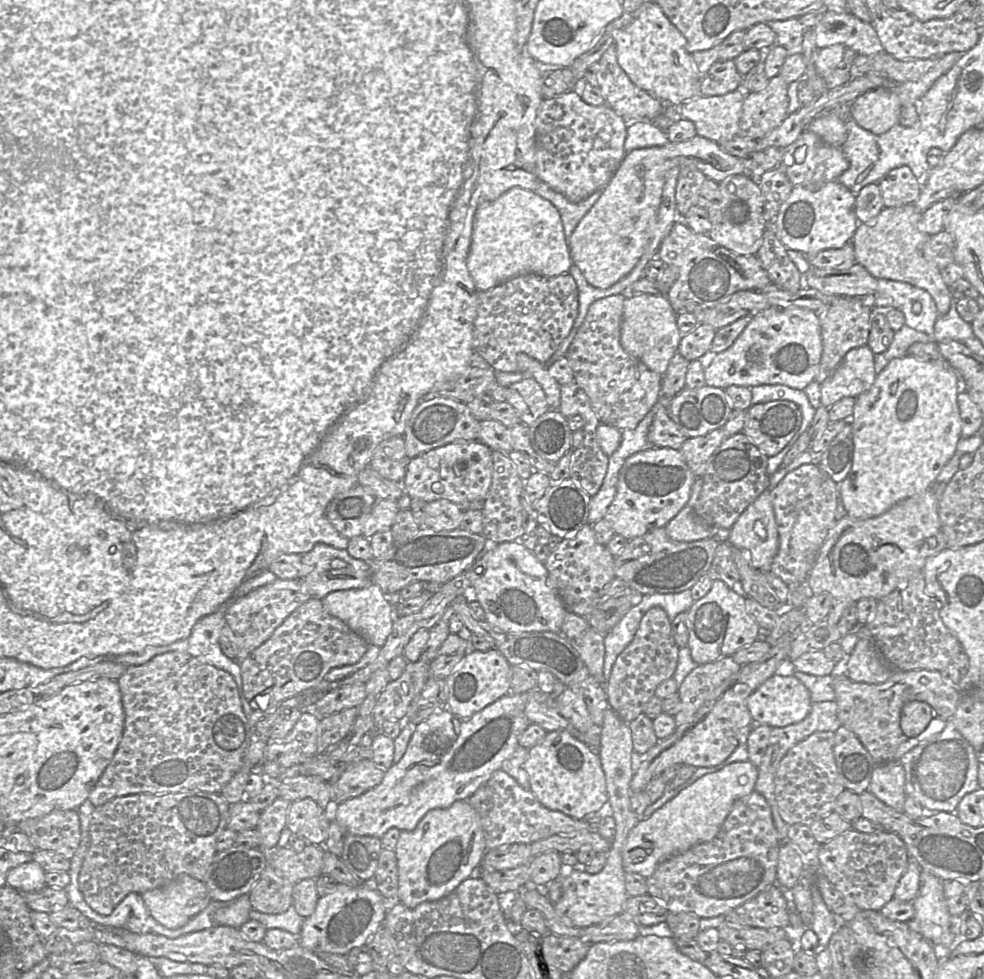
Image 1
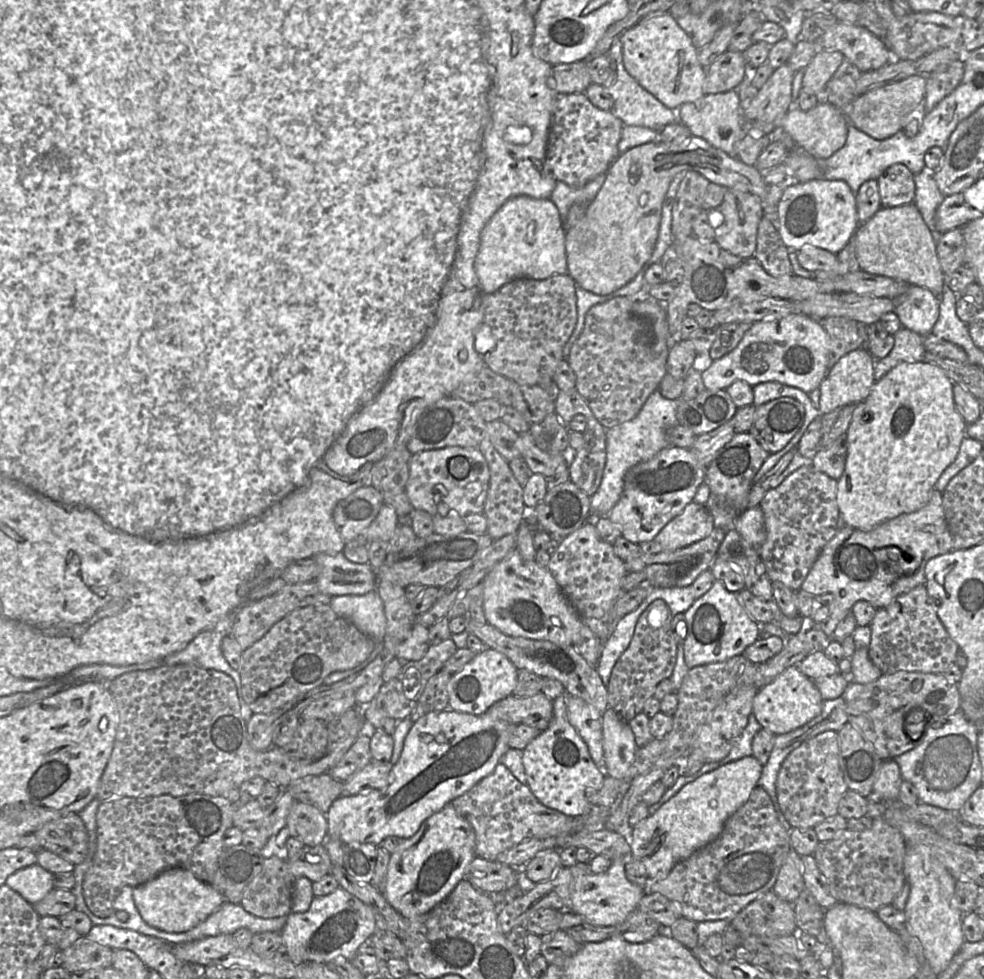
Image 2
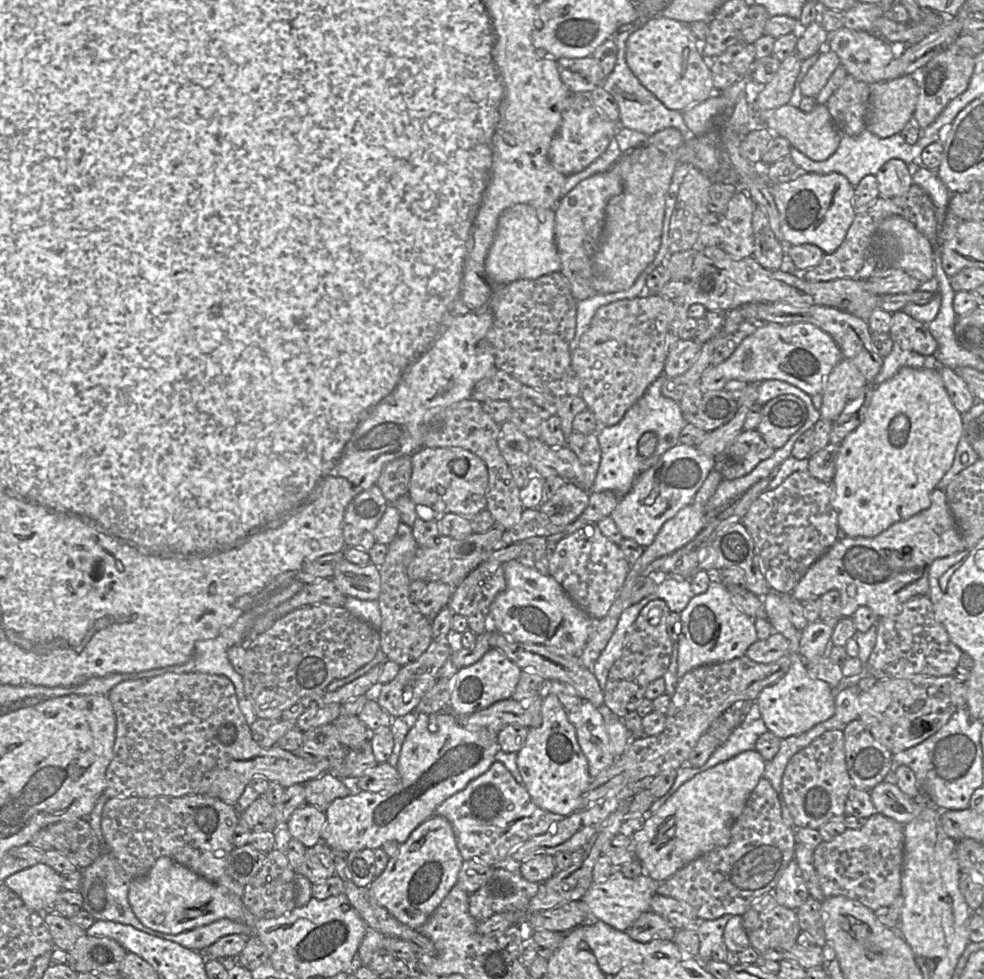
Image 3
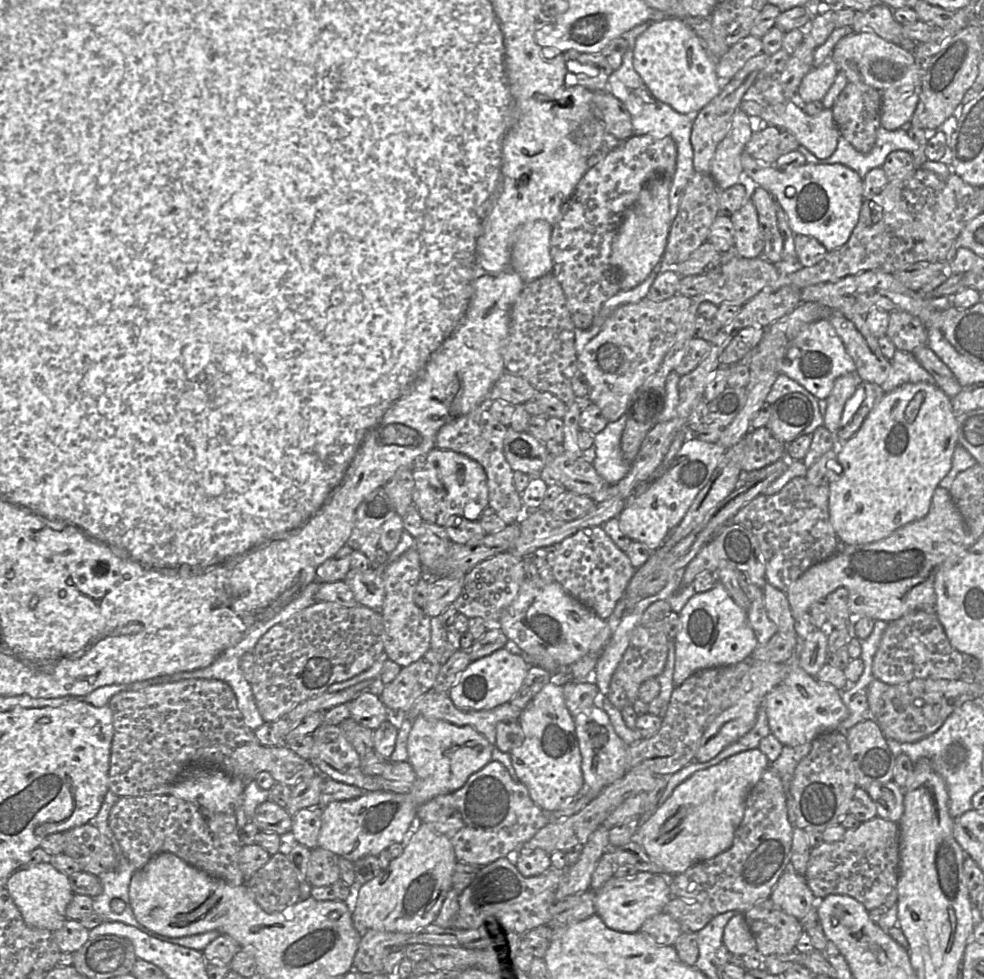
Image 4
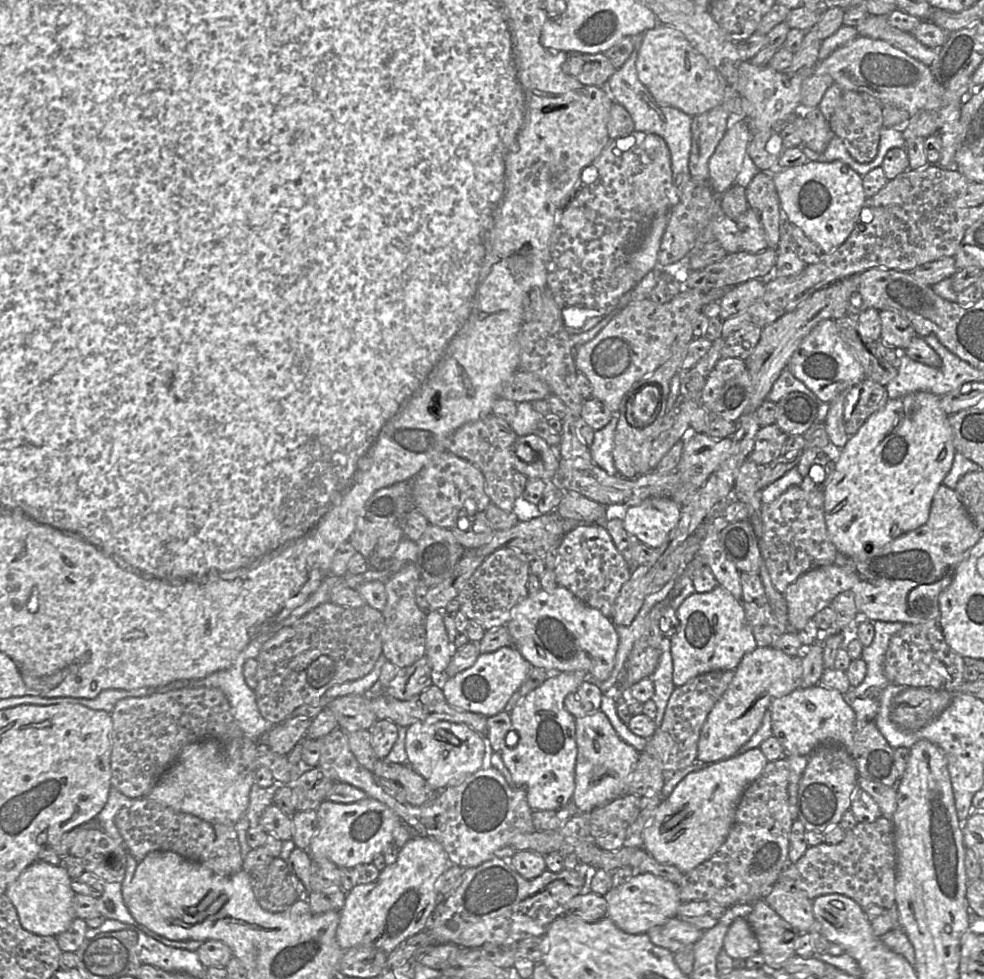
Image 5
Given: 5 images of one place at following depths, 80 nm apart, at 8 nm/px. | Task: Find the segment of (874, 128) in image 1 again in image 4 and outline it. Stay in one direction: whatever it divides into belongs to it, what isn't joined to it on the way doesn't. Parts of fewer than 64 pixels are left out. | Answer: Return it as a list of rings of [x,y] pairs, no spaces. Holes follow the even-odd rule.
[[[905,86],[881,92],[881,127],[892,131],[909,124],[919,100],[919,91],[914,89]]]

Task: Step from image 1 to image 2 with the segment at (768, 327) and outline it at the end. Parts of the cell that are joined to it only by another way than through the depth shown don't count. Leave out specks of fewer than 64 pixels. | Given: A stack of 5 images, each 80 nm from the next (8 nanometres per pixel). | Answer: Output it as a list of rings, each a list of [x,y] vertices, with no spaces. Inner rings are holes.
[[[792,314],[774,320],[753,323],[744,334],[737,347],[730,353],[714,360],[703,372],[702,380],[708,390],[726,389],[736,380],[742,380],[751,386],[762,382],[776,381],[796,387],[806,393],[818,388],[829,371],[830,340],[822,323],[805,314]]]

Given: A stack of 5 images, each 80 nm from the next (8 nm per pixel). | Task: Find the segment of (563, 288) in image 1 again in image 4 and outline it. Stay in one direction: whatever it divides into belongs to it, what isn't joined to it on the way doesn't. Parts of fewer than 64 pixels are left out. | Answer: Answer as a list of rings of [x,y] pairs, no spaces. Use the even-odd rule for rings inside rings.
[[[550,273],[525,282],[511,310],[509,336],[503,349],[505,372],[526,379],[537,391],[554,394],[566,405],[577,398],[572,379],[578,371],[572,315],[563,289]]]

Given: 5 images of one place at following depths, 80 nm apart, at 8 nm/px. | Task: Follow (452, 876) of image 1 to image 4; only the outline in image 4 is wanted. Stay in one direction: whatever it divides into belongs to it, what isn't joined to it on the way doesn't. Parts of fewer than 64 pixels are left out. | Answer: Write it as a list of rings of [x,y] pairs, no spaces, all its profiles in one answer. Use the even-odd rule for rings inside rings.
[[[416,824],[408,835],[402,854],[391,859],[388,867],[374,879],[357,887],[353,894],[352,922],[356,930],[365,934],[369,930],[411,933],[434,923],[441,905],[451,889],[452,874],[457,863],[449,839],[436,833],[426,824]]]

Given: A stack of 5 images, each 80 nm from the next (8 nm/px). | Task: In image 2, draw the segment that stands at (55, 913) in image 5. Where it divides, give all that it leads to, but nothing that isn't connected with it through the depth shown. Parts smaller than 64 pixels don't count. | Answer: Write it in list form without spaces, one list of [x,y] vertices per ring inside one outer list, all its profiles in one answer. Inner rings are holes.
[[[35,863],[9,875],[5,885],[33,905],[54,888],[53,874]]]

